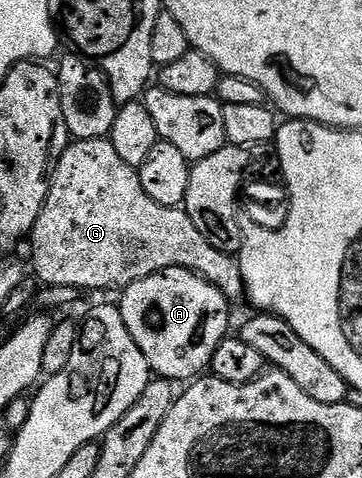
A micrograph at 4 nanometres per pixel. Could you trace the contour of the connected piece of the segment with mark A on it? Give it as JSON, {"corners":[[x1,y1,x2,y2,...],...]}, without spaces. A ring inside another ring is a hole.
{"corners":[[171,267,155,275,147,275,147,279,139,279,128,285,120,297,119,308,123,315,123,323,127,323,127,331,131,331,131,339,135,339,139,351,143,351,150,370,161,379,168,379,174,383,189,383,200,378,212,366,219,343,224,341,230,332,231,303,223,295,223,291,219,291,219,287,189,269]]}

